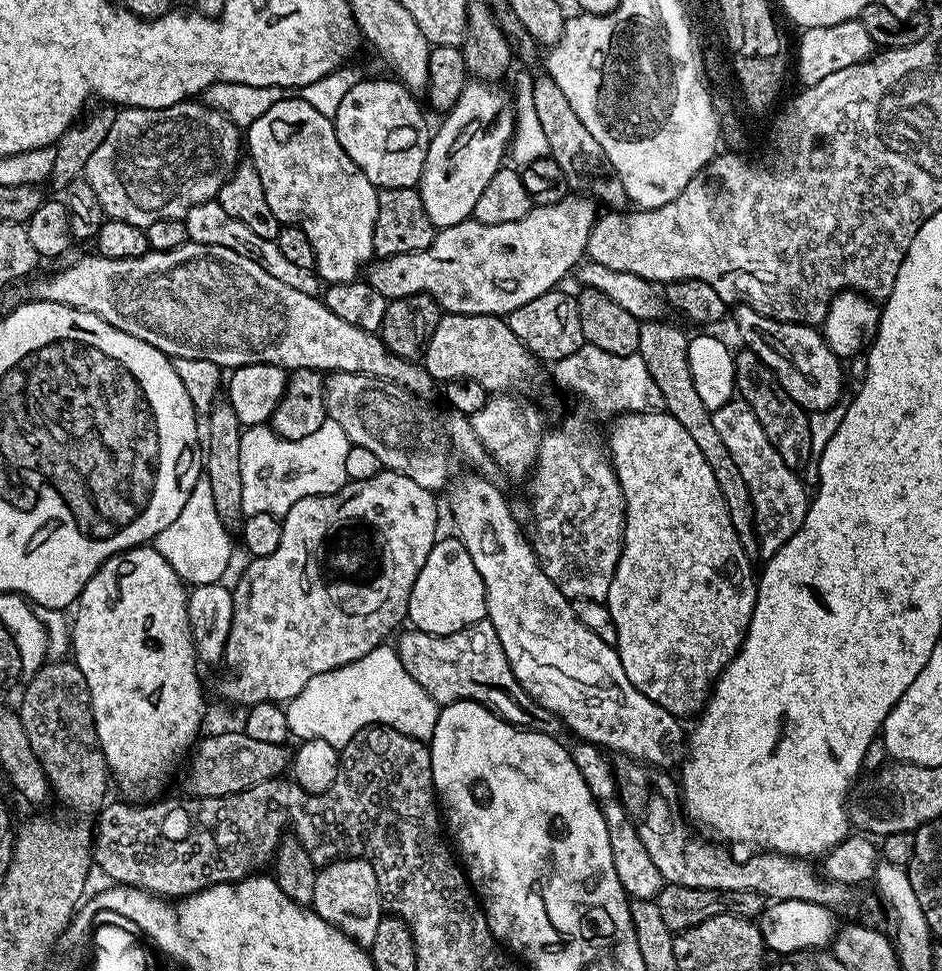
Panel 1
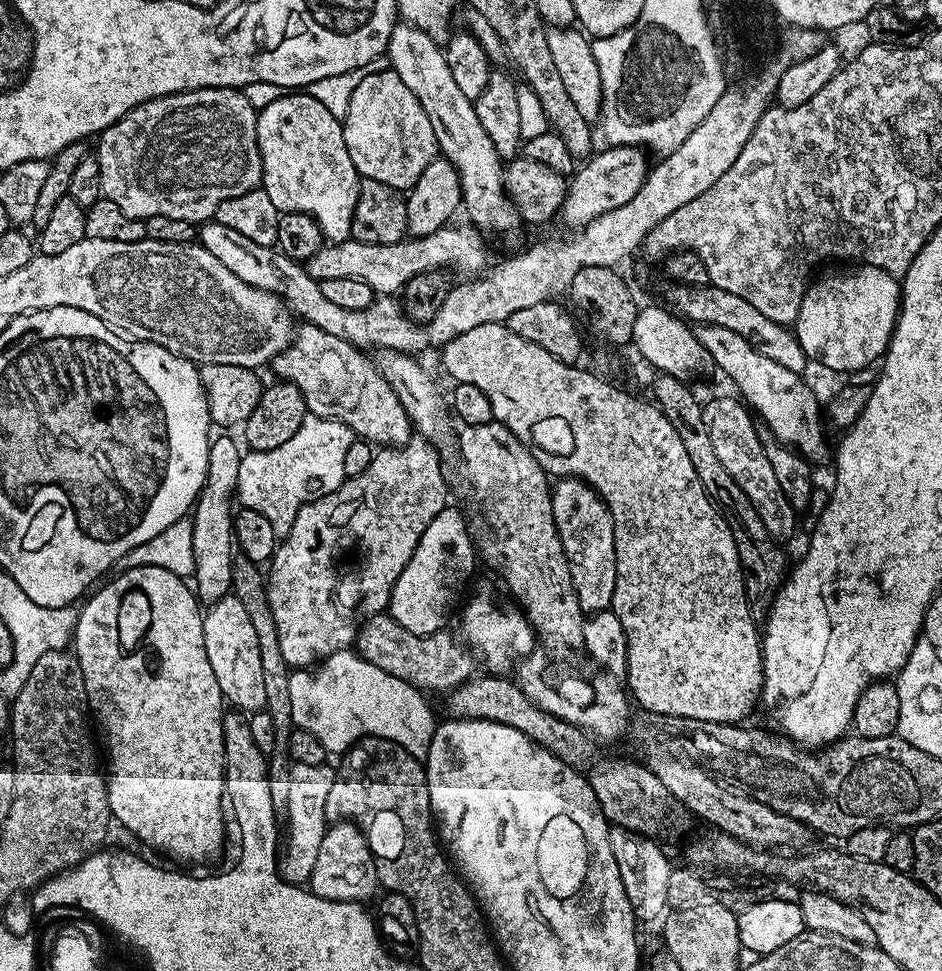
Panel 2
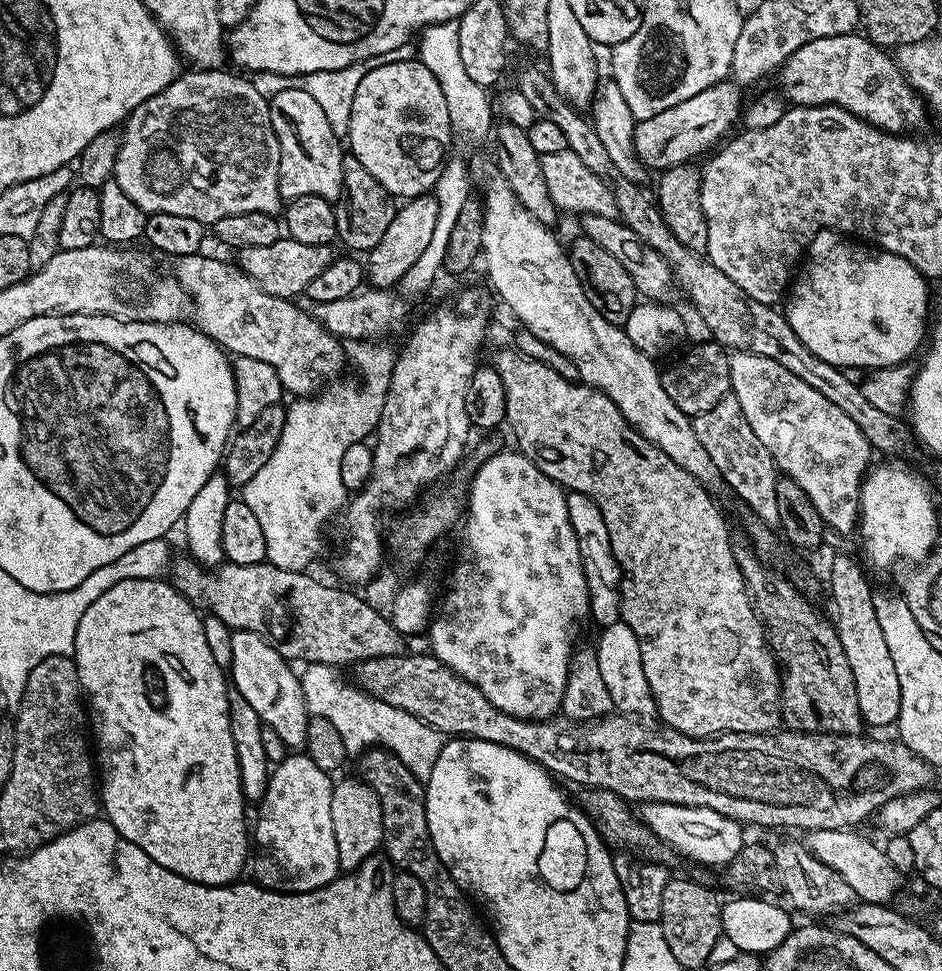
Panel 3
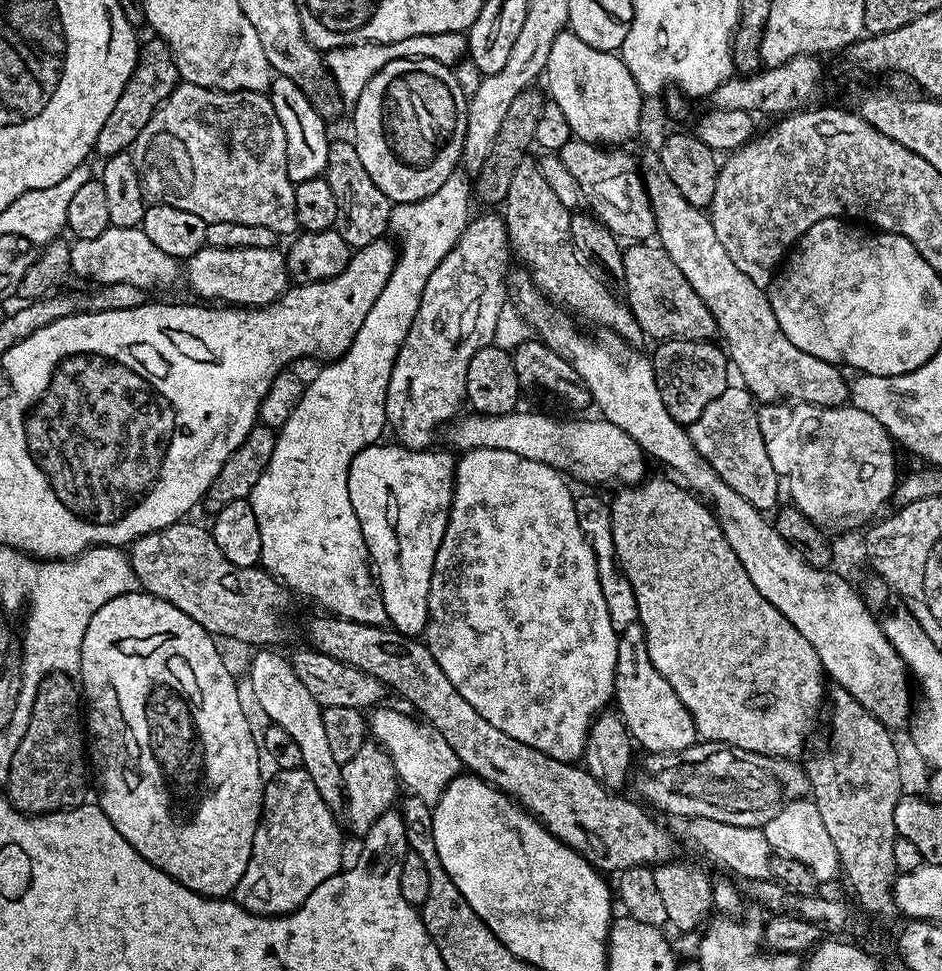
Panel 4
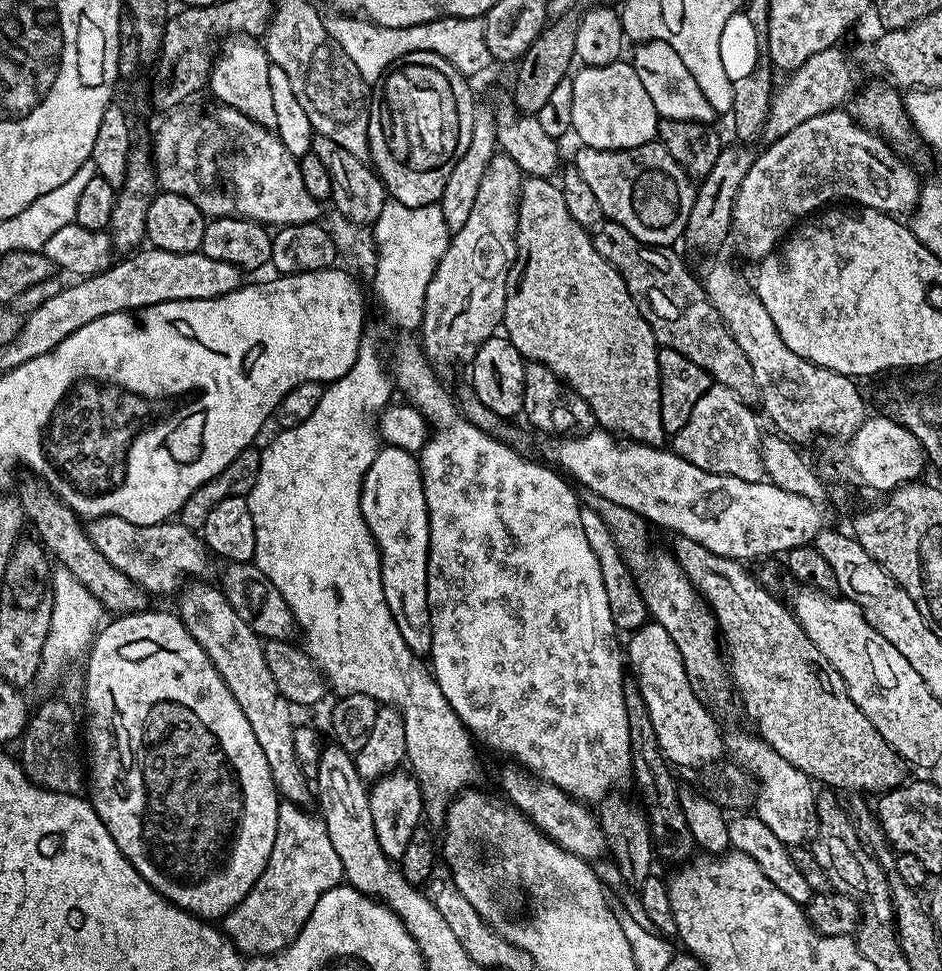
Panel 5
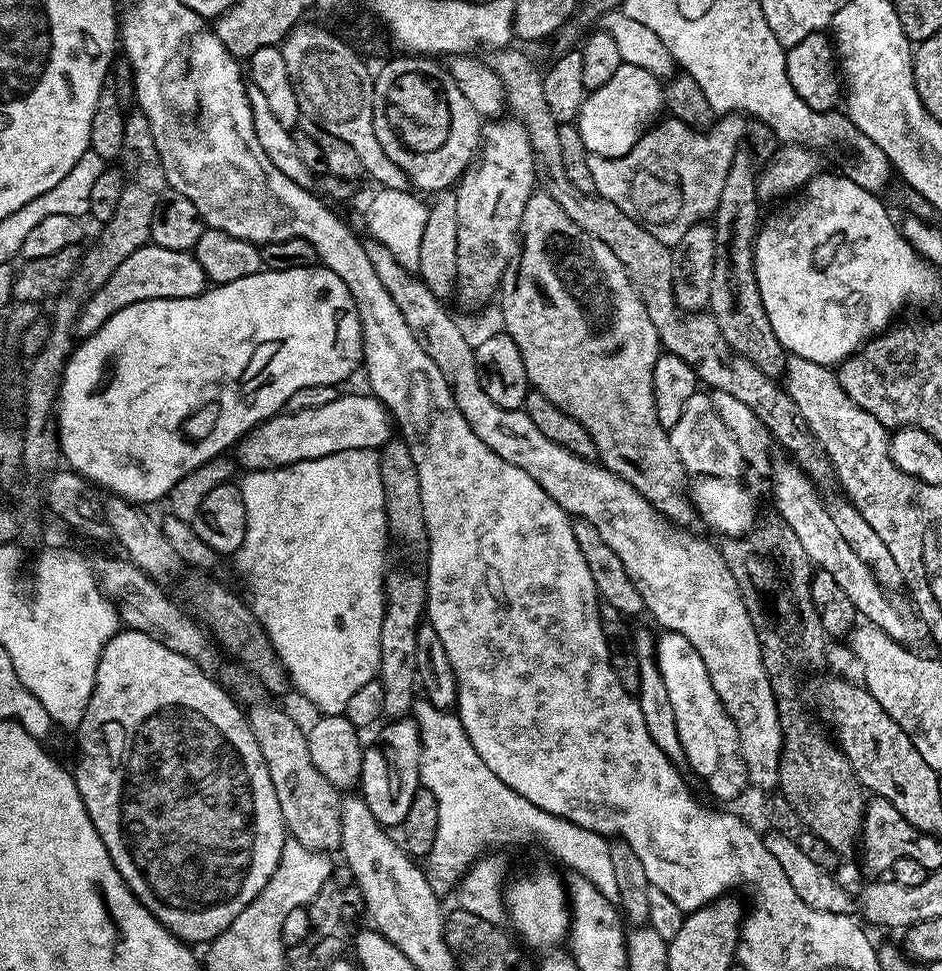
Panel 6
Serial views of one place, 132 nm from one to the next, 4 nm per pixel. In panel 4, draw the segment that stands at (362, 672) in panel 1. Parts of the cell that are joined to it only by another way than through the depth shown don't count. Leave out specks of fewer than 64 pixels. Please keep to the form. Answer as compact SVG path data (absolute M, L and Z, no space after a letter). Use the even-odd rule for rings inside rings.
M377 707L371 713L371 739L390 754L401 785L408 788L411 795L422 798L422 802L435 806L440 795L444 793L445 786L455 776L461 775L462 765L458 754L450 750L446 738L442 738L442 734L438 734L438 730L434 730L431 724L419 719L411 720L406 713L399 712L396 708L384 707Z

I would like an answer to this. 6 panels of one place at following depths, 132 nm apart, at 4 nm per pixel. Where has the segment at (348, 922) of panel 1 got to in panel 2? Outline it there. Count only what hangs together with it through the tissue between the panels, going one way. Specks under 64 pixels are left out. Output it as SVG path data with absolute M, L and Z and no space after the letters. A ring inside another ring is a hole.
M356 822L333 823L322 838L322 846L318 846L318 862L314 862L310 891L327 900L364 902L375 888L378 888L376 858L368 845L365 829Z

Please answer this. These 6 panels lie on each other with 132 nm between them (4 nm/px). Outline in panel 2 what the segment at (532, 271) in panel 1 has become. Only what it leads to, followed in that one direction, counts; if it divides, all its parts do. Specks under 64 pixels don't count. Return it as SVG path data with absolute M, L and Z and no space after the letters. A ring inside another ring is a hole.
M617 144L605 149L605 152L597 151L585 163L589 163L585 168L577 167L571 177L568 196L564 199L562 220L565 220L572 230L585 228L590 222L594 222L594 218L610 210L618 210L618 206L626 206L626 202L630 202L630 198L638 194L644 179L648 177L650 163L648 164L647 158L644 157L646 152L643 147ZM463 222L457 228L445 226L434 230L434 234L405 238L393 244L371 244L358 242L351 238L341 244L325 243L314 258L306 262L308 273L316 280L326 278L358 278L358 282L366 282L380 296L392 296L399 293L414 278L423 272L435 268L451 270L464 278L475 278L489 267L488 244L485 233L471 223Z

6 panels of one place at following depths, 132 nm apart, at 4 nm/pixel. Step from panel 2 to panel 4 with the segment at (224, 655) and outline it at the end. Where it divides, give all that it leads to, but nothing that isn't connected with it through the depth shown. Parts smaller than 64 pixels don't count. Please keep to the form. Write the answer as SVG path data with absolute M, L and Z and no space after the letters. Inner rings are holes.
M260 650L248 668L248 684L252 687L252 696L256 704L269 717L271 723L282 726L294 742L298 742L298 750L302 750L302 767L306 774L318 786L318 794L334 810L344 807L344 783L342 782L343 767L334 762L333 753L330 751L329 740L326 738L323 725L323 714L320 704L314 702L310 690L302 686L298 674L294 674L291 659L287 655L279 656L276 650Z

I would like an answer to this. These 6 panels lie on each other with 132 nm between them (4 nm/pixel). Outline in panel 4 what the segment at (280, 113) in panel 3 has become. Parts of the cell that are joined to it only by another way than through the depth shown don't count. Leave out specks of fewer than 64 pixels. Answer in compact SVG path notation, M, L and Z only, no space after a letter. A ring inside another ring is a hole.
M276 74L272 78L270 95L274 114L278 114L278 122L282 122L282 130L286 130L286 170L288 177L295 185L306 182L315 176L324 176L328 171L328 146L330 135L318 109L312 105L305 89L295 84L290 78Z

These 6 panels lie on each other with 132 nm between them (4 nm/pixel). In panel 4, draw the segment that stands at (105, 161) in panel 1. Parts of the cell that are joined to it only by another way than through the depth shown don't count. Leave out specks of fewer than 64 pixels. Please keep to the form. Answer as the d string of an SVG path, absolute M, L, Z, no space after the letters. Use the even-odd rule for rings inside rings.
M180 82L173 93L162 102L160 108L156 109L150 122L142 127L130 151L134 166L138 170L138 178L142 182L142 190L149 201L166 206L178 206L178 210L187 210L189 214L198 214L198 218L207 220L209 224L246 222L246 226L266 226L266 230L274 230L277 237L280 238L288 235L291 237L297 231L298 214L294 210L296 185L292 183L286 170L286 130L282 130L282 122L278 122L278 114L274 114L271 95L262 92L215 92L212 88Z

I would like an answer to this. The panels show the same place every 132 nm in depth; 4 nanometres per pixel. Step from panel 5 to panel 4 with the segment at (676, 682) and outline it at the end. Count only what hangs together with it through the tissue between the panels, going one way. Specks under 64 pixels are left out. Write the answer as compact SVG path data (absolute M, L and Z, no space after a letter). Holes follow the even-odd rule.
M637 622L626 626L626 630L619 633L619 638L614 704L633 741L639 747L641 744L645 748L643 751L648 754L681 752L697 743L694 718L686 706L682 706L682 698L674 694L674 686L670 686L670 682L666 682L666 678L662 678L662 674L658 674L650 662L642 625Z

